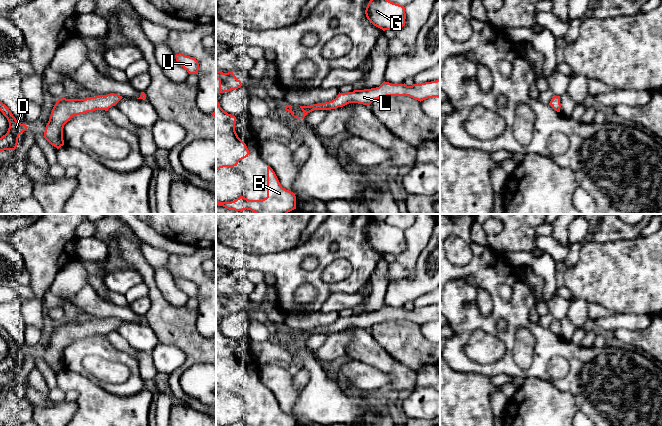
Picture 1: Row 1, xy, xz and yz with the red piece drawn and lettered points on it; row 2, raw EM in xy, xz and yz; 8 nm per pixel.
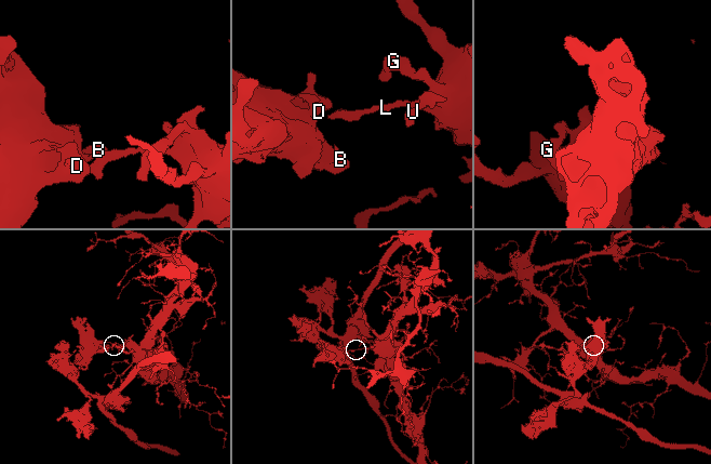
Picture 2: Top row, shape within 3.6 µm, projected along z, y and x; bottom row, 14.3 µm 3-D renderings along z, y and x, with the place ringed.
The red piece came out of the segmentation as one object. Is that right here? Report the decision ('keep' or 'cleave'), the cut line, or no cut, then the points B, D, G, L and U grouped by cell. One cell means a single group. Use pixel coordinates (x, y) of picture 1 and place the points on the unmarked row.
cleave; cut in xz along (338, 320), (340, 323), (339, 328), (333, 329), (328, 333); B D / G L U

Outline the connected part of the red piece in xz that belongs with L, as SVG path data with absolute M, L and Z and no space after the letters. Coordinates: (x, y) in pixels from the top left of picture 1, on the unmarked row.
M440 303L421 308L407 310L404 308L391 308L383 306L379 311L354 314L353 316L340 317L337 319L341 323L339 330L333 330L331 333L343 331L349 327L358 327L370 329L374 324L387 320L409 320L415 324L423 325L428 322L440 321Z

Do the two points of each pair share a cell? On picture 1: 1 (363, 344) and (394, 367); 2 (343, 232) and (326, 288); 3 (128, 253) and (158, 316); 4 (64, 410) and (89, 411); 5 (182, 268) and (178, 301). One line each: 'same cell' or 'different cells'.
1: same cell
2: same cell
3: same cell
4: different cells
5: different cells

